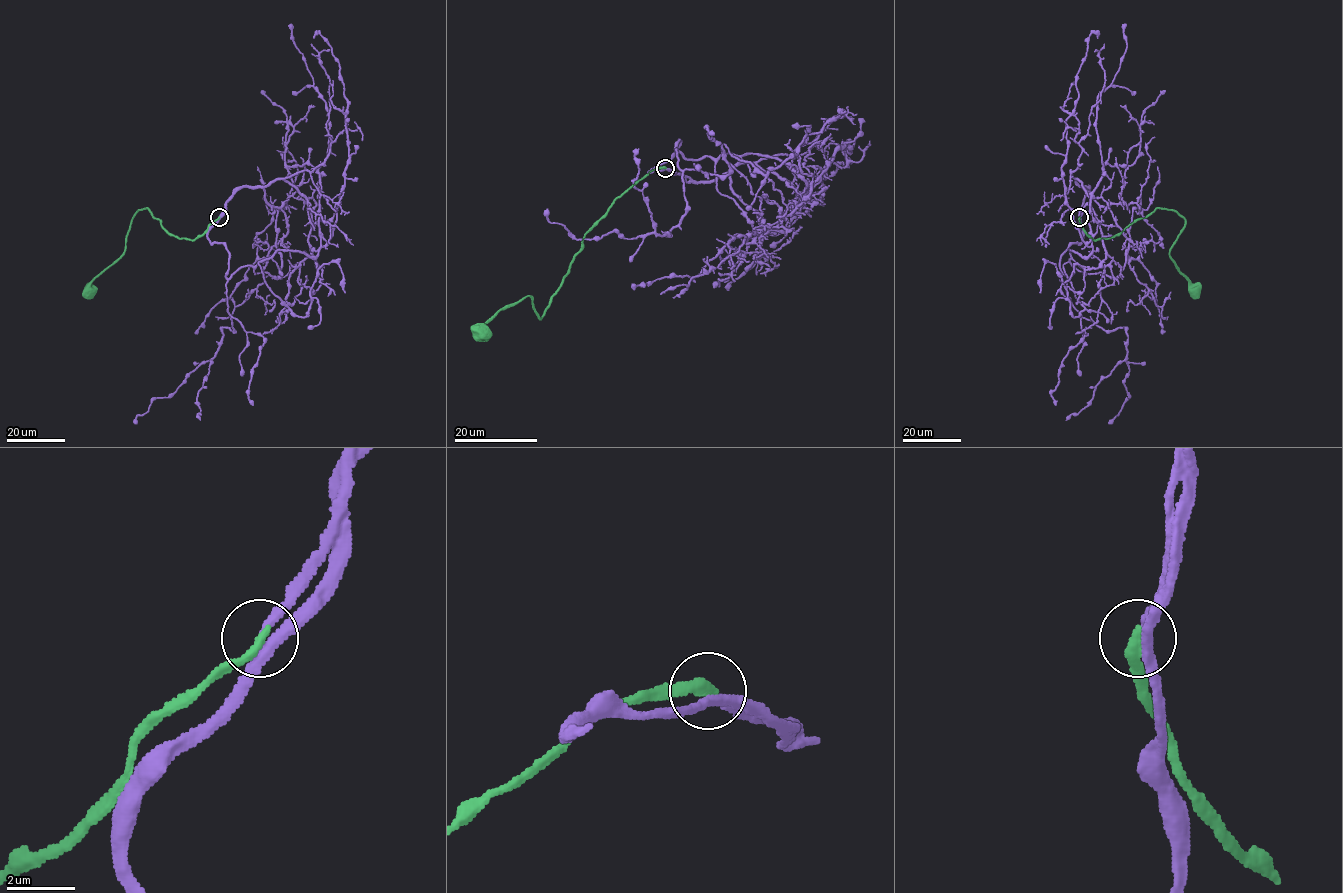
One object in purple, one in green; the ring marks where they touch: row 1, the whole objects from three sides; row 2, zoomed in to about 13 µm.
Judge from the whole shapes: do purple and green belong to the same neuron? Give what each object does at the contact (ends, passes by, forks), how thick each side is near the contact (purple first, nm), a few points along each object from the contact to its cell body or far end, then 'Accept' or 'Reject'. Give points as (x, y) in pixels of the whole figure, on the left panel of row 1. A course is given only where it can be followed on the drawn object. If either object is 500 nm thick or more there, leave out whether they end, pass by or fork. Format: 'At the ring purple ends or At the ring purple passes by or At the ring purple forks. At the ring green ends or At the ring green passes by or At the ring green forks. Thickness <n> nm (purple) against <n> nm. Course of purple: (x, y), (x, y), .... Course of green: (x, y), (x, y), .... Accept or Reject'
At the ring purple passes by. At the ring green ends. Thickness 280 nm (purple) against 300 nm. Course of purple: (219, 217), (241, 187), (284, 179), (307, 198), (318, 187), (318, 167), (328, 152), (329, 111), (291, 24). Course of green: (219, 217), (188, 240), (171, 235), (147, 208), (139, 210), (131, 220), (123, 253), (91, 282), (89, 290). Accept

